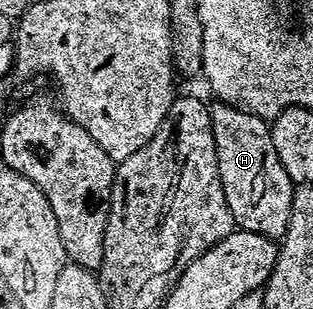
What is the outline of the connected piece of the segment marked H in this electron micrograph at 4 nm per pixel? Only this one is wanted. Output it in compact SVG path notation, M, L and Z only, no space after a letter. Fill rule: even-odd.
M239 106L211 107L214 148L218 152L218 172L230 204L232 221L241 230L258 232L273 240L283 239L292 207L294 184L274 152L272 127L257 114Z

